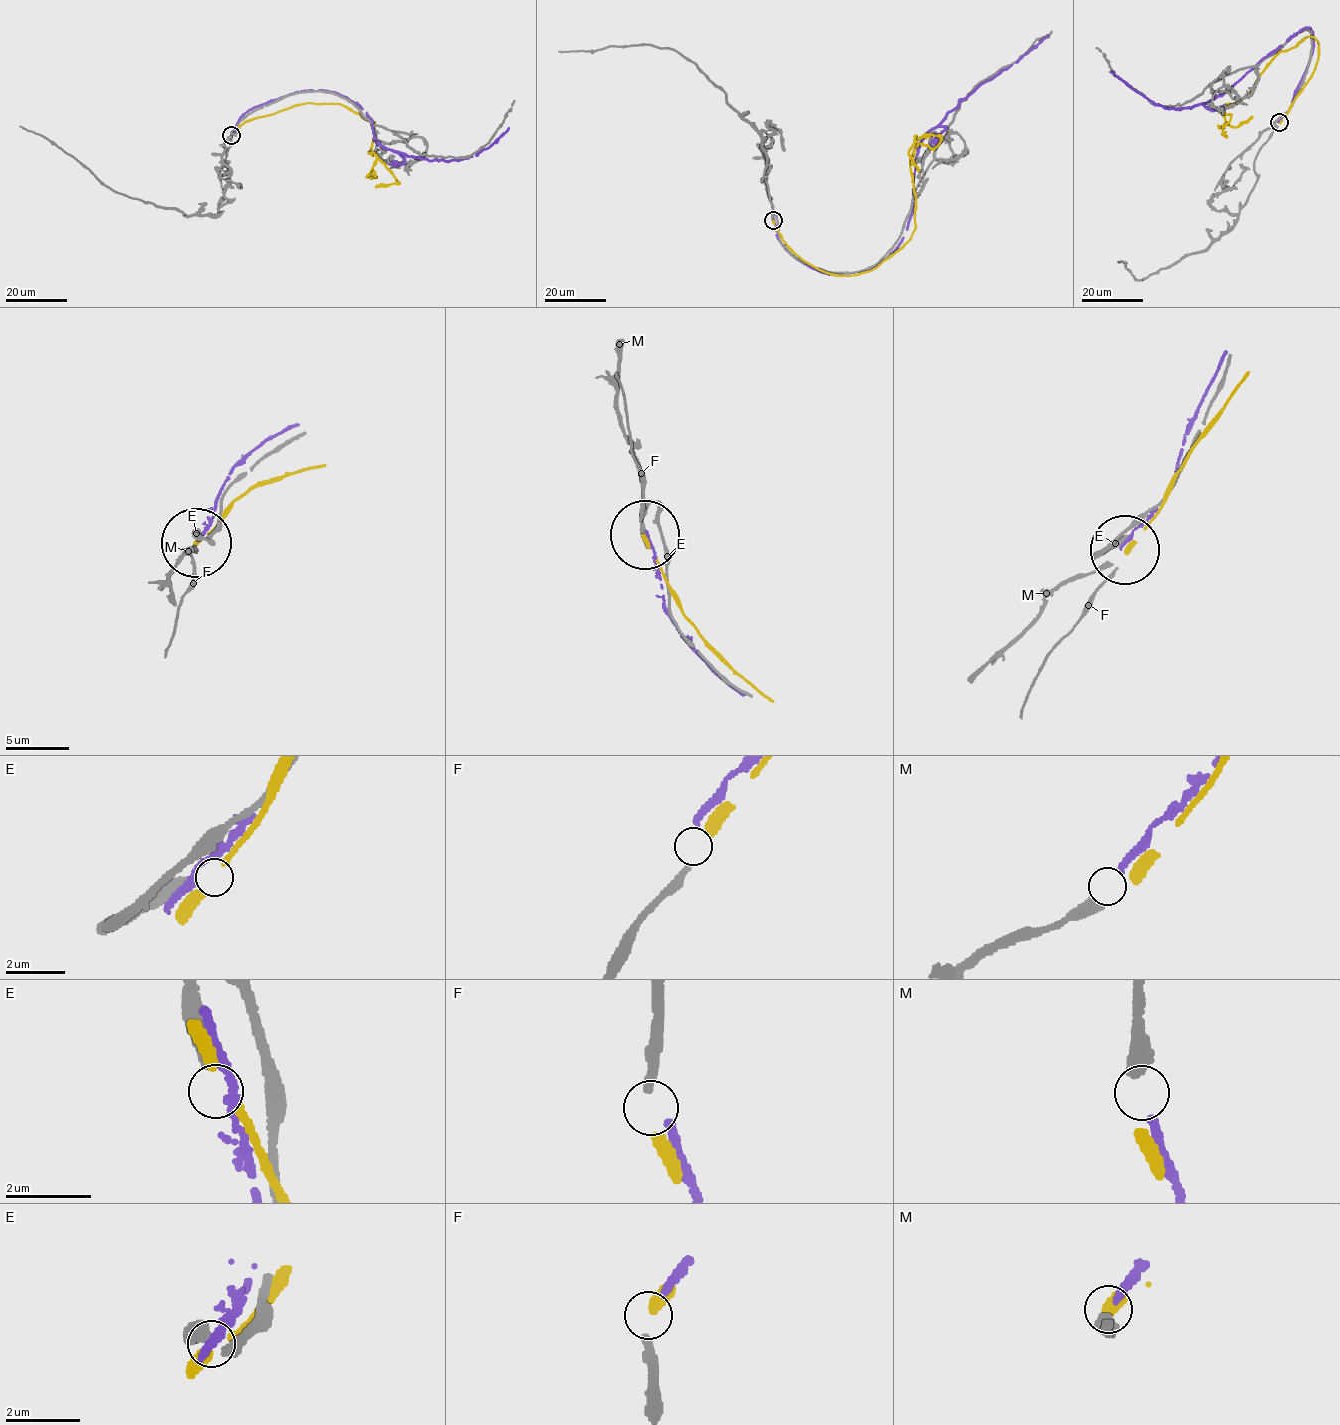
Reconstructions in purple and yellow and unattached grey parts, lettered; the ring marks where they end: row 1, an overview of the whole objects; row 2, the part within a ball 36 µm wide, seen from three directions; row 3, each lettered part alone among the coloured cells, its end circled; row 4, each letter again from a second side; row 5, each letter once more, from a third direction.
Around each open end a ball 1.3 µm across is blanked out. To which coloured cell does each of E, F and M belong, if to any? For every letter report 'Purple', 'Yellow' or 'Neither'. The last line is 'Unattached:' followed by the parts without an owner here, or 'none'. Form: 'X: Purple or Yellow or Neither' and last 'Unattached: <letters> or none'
E: Neither
F: Yellow
M: Purple
Unattached: E

